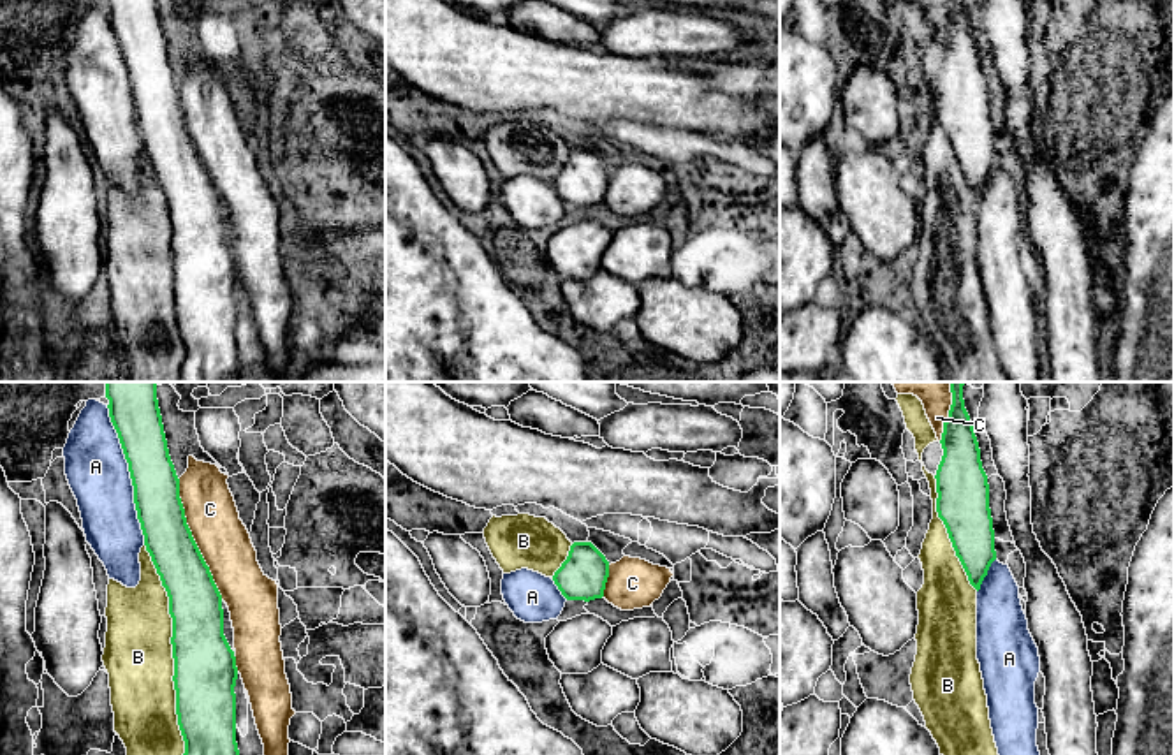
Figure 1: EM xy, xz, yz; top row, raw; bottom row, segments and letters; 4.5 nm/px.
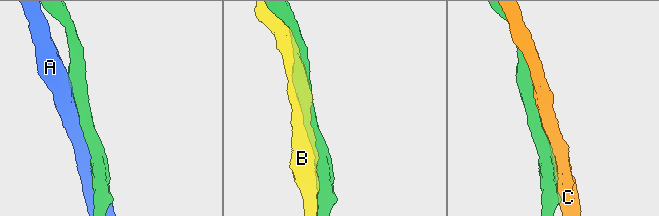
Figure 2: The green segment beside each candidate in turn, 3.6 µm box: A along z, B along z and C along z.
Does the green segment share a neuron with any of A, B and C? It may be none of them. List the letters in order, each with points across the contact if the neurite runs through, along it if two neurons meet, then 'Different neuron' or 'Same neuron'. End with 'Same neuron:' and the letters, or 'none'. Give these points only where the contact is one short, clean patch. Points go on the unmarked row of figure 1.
A: Different neuron
B: Different neuron
C: Different neuron
Same neuron: none

